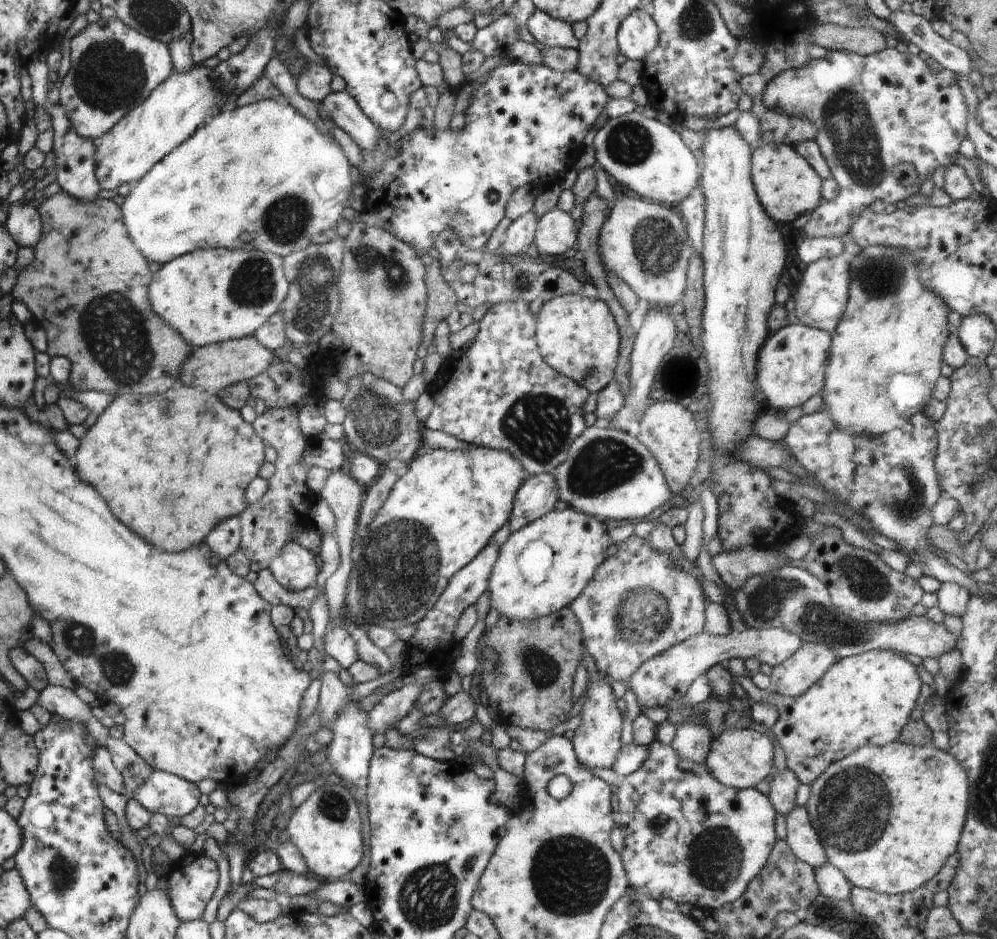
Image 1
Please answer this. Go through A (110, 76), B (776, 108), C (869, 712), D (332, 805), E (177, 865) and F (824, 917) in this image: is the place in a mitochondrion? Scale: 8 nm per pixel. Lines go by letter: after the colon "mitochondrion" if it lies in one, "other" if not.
A: mitochondrion
B: other
C: other
D: mitochondrion
E: other
F: mitochondrion

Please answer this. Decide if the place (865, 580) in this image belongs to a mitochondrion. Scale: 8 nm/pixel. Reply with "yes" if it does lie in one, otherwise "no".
yes

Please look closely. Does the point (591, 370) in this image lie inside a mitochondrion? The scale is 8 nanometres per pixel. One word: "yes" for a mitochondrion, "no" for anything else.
yes

